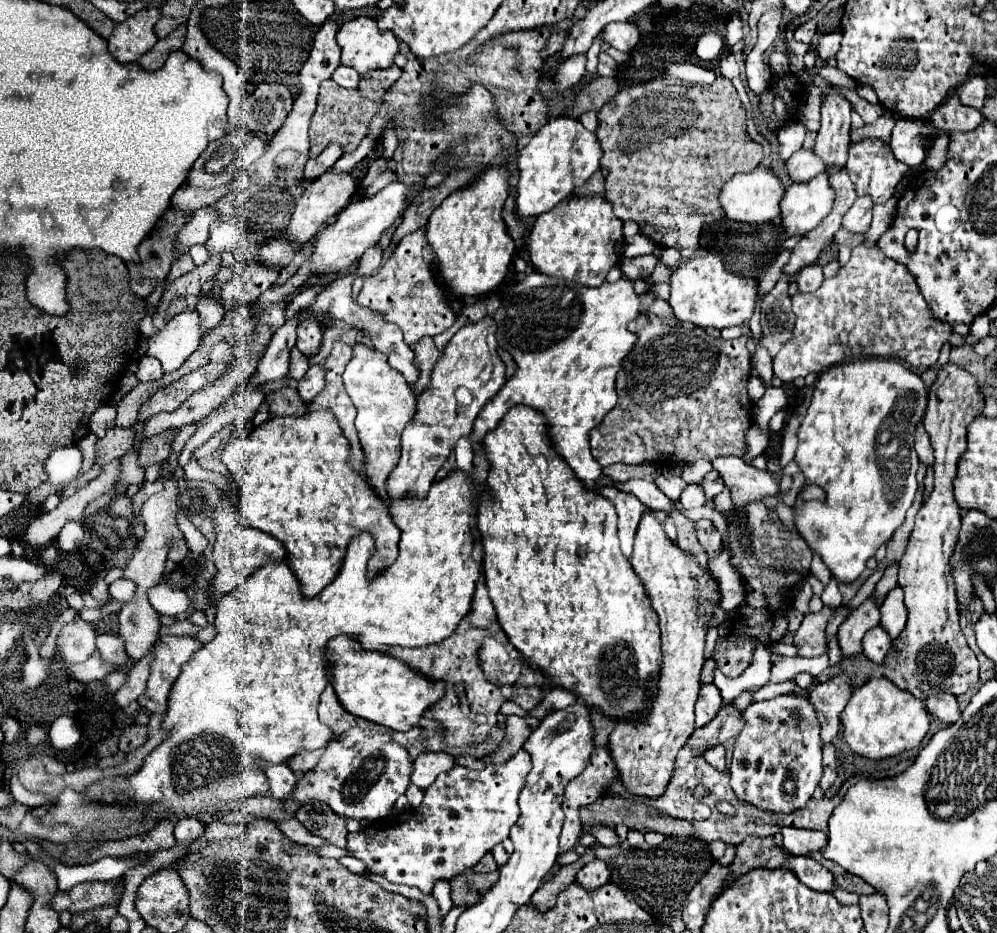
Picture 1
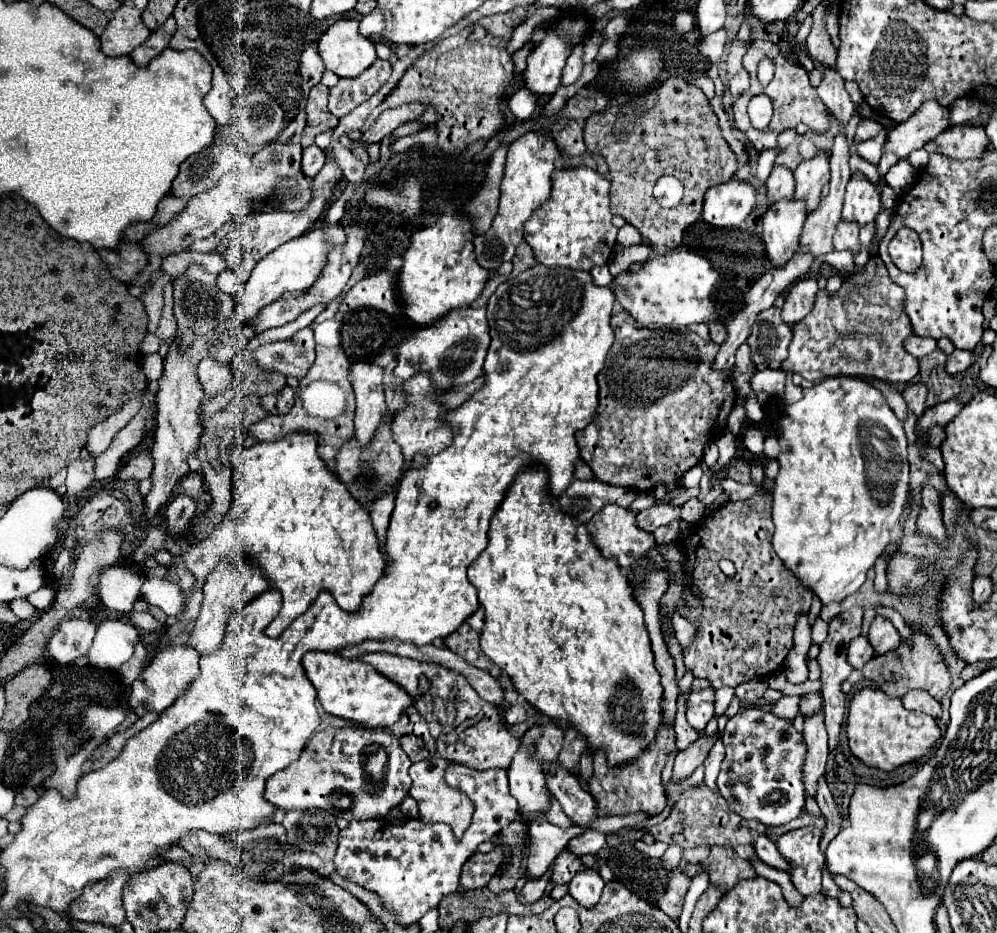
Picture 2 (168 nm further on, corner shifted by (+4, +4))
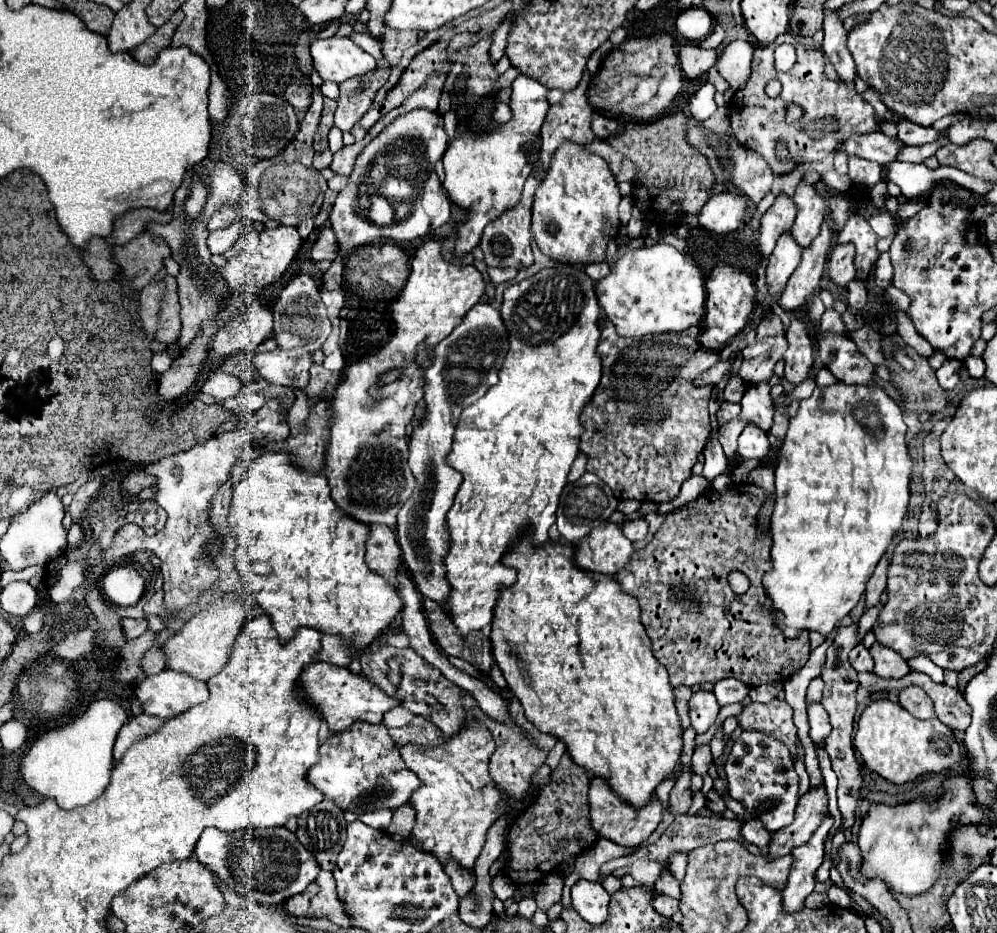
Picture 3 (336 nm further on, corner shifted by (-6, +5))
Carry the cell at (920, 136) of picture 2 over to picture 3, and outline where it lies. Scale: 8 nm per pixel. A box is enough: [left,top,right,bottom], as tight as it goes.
[844,132,904,166]

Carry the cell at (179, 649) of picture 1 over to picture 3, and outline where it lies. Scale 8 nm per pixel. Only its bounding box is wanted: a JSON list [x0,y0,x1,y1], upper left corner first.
[136,668,208,720]

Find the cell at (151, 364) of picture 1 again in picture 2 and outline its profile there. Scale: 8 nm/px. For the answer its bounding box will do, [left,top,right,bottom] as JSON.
[142,353,164,381]

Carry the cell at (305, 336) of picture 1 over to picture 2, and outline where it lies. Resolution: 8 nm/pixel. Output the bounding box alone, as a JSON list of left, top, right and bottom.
[252,327,314,379]

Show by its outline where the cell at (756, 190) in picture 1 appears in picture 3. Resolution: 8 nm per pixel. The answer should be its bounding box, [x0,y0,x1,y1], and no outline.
[698,192,748,234]

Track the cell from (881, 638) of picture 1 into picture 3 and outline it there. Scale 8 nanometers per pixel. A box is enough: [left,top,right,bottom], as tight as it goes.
[850,644,874,672]

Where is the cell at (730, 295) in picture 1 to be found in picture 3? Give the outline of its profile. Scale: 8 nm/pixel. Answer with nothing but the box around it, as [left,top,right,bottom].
[596,244,706,336]

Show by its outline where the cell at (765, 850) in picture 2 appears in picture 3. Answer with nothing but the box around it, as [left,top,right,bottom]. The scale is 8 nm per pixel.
[742,818,772,850]

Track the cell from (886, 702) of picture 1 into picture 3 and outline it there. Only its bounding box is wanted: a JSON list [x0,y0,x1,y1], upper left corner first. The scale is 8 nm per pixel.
[854,698,962,784]

